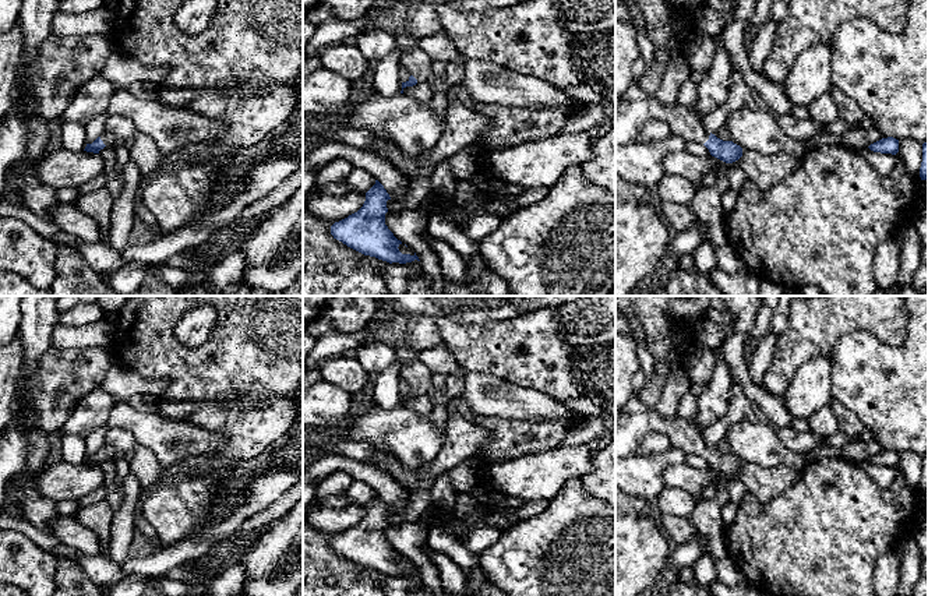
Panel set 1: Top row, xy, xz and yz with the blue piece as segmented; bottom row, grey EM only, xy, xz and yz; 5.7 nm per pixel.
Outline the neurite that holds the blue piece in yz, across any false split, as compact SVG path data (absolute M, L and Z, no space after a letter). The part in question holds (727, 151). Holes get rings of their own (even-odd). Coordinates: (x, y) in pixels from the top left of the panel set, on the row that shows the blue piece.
M639 56L632 66L632 82L618 99L615 110L615 147L636 142L642 127L649 120L666 121L673 134L688 142L702 142L712 156L733 163L742 156L742 148L733 141L723 141L708 133L701 120L689 107L681 105L663 105L654 95L646 94L639 87L639 80L648 68Z

